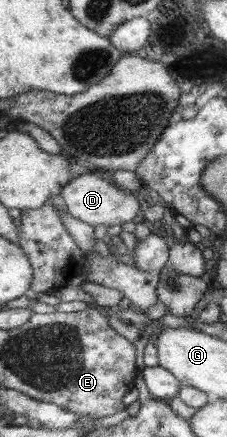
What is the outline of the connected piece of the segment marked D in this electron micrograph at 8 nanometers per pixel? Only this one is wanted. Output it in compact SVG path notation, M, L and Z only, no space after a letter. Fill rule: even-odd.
M91 172L71 178L69 183L62 187L59 199L64 202L73 217L93 226L121 226L127 221L137 222L135 217L141 215L141 197L135 197L135 193L128 190L117 189L116 185L103 181L101 177L95 177Z

